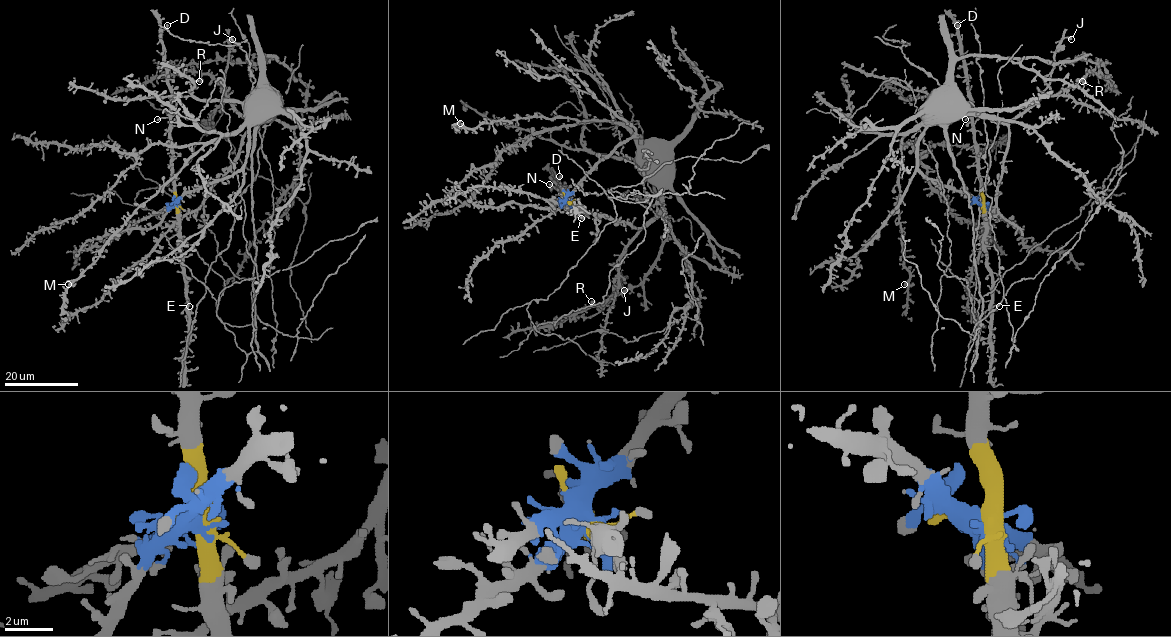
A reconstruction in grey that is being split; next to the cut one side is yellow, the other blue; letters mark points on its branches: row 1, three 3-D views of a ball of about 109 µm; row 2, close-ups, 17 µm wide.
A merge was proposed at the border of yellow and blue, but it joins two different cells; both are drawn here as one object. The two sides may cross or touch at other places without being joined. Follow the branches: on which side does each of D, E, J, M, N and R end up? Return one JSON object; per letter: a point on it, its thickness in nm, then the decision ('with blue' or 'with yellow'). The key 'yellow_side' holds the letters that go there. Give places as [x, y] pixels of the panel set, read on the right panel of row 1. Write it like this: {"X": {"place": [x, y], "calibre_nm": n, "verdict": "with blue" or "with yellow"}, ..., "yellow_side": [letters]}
{"D": {"place": [957, 25], "calibre_nm": 400, "verdict": "with yellow"}, "E": {"place": [999, 306], "calibre_nm": 320, "verdict": "with yellow"}, "J": {"place": [1071, 39], "calibre_nm": 480, "verdict": "with blue"}, "M": {"place": [904, 284], "calibre_nm": 480, "verdict": "with blue"}, "N": {"place": [965, 119], "calibre_nm": 320, "verdict": "with yellow"}, "R": {"place": [1082, 81], "calibre_nm": 400, "verdict": "with blue"}, "yellow_side": ["D", "E", "N"]}

